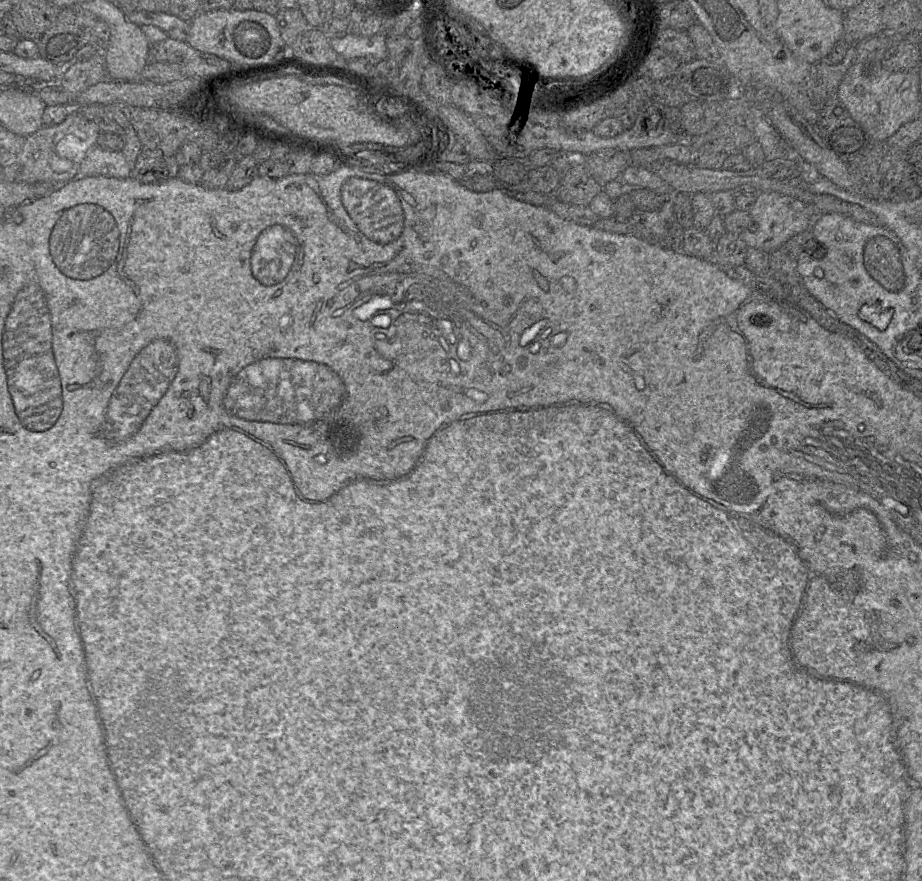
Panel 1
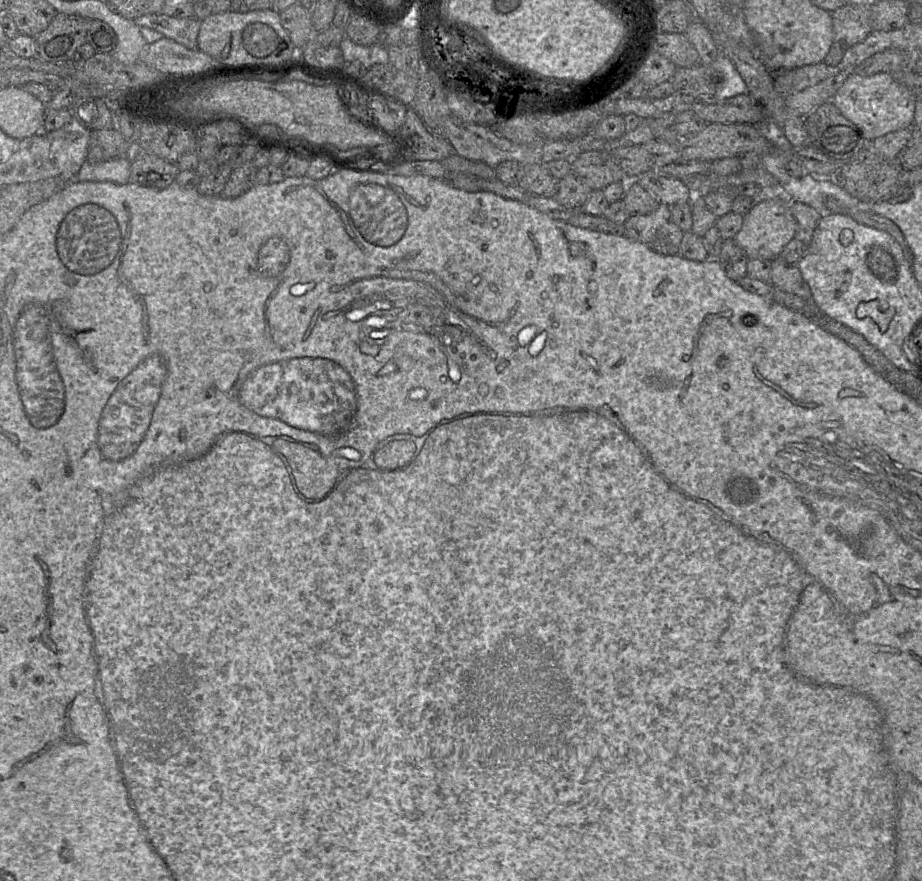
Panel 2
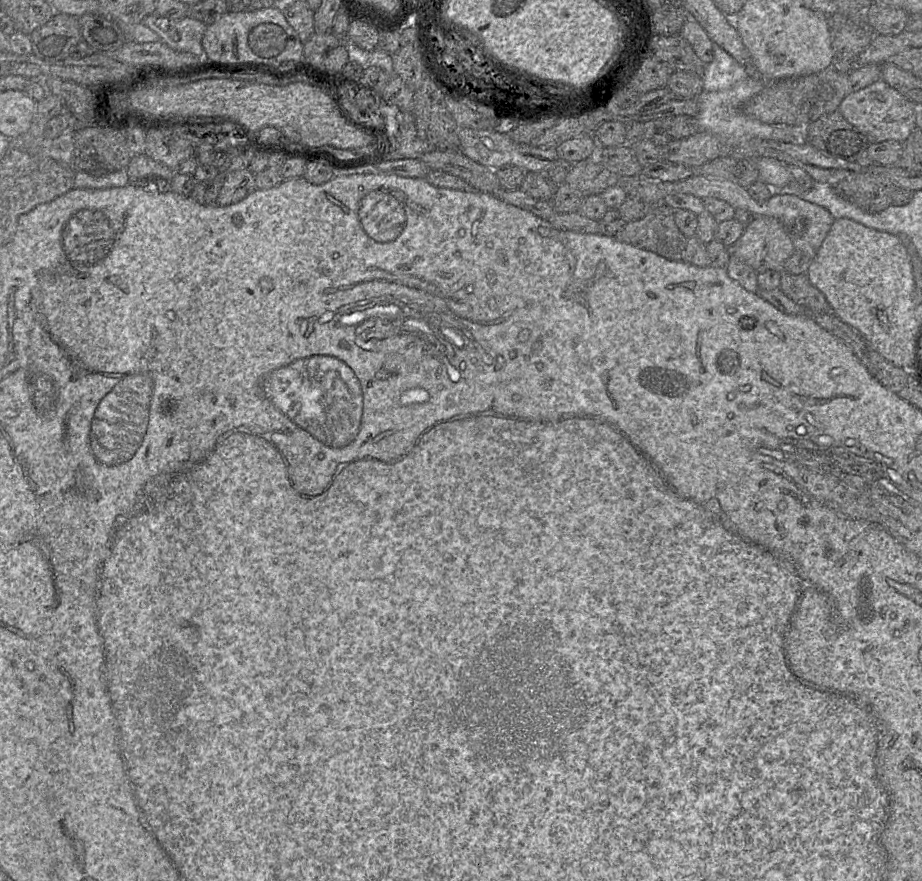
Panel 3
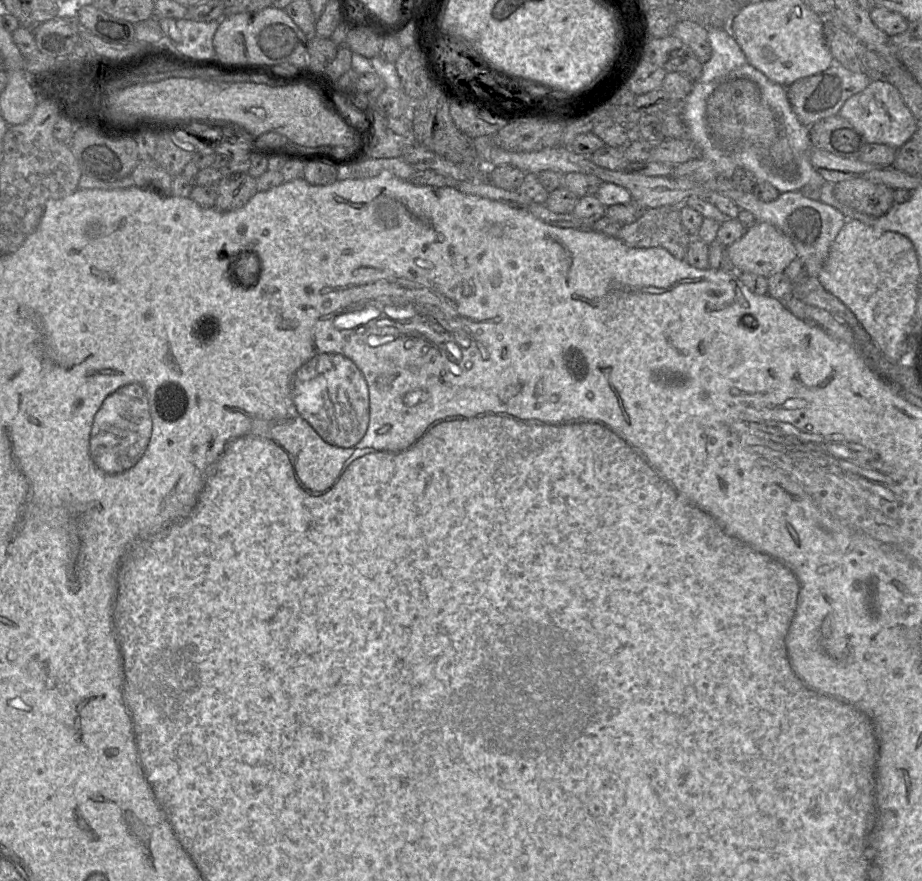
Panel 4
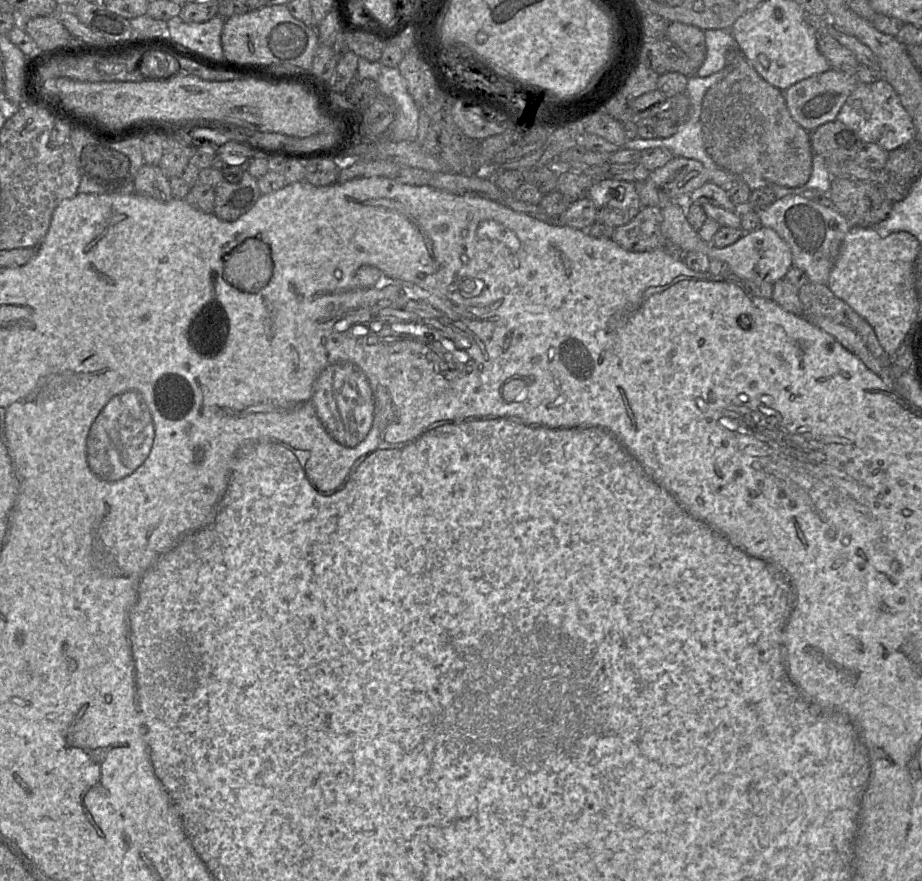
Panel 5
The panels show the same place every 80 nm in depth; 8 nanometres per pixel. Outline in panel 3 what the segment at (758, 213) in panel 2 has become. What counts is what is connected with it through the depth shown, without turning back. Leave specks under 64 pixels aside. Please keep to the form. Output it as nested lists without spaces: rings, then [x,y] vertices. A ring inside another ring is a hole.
[[[752,216],[741,237],[730,247],[731,255],[757,272],[767,269],[783,270],[784,263],[794,250],[793,242],[782,222],[770,216]]]

